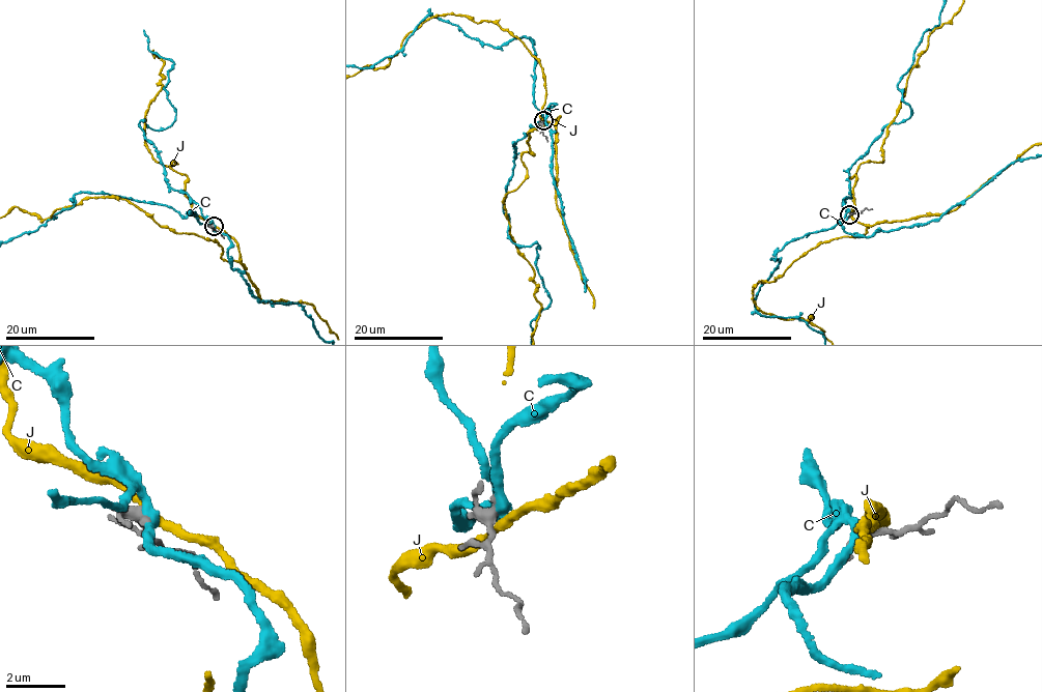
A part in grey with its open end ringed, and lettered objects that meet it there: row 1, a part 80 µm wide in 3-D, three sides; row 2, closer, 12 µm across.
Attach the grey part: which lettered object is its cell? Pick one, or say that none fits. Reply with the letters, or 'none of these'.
none of these

